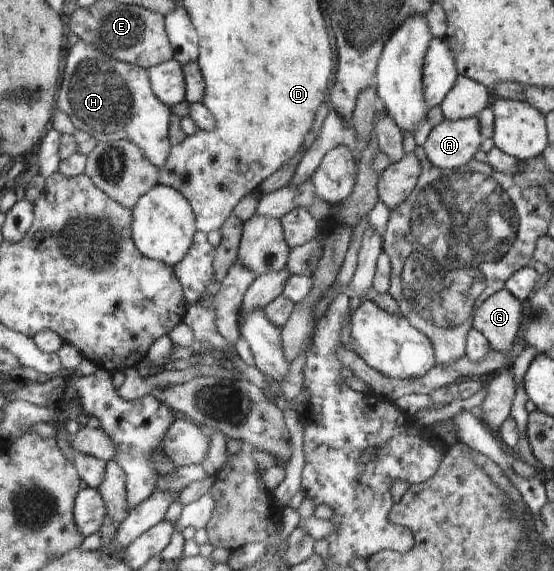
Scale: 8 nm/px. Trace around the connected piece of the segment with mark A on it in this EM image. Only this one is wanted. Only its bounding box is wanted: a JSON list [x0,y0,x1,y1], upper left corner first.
[423,116,481,169]

